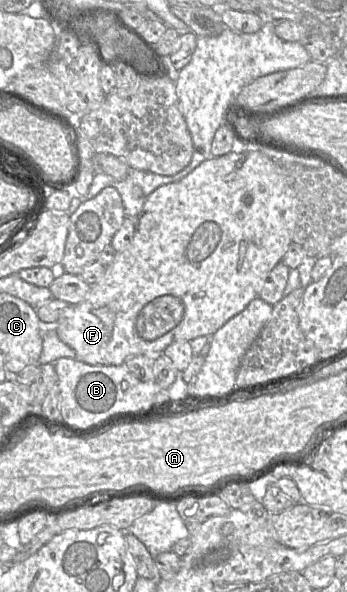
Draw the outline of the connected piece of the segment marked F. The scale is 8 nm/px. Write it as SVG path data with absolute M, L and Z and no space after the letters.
M255 150L230 151L200 163L181 180L162 185L146 199L142 211L136 218L136 230L129 247L116 252L114 260L106 266L102 279L90 289L84 300L65 308L55 324L59 338L70 346L79 359L89 365L120 366L130 357L146 355L156 360L172 343L189 342L200 336L213 336L227 321L243 311L256 297L272 269L282 261L292 237L297 221L297 199L288 177L283 173L283 165L278 165L263 153Z

